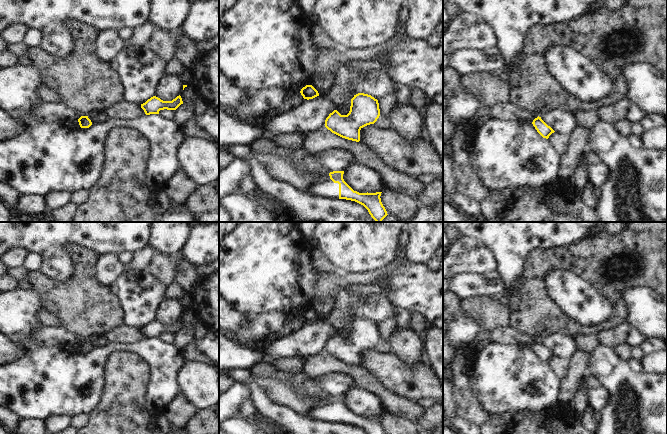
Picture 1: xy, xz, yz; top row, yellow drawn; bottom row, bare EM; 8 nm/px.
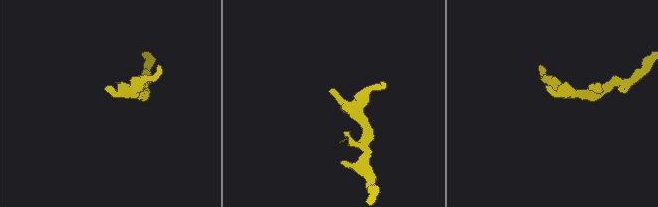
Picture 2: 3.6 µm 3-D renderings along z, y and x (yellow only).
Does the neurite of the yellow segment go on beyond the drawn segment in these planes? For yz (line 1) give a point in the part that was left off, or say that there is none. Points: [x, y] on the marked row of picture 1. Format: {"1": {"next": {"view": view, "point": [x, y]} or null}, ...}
{"1": {"next": null}}

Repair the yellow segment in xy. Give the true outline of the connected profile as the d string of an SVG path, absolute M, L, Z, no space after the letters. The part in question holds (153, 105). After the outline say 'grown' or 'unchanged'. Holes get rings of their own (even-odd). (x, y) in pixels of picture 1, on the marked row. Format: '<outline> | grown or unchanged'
M153 96L145 103L141 104L141 108L146 115L159 114L160 110L176 110L181 104L183 104L181 96L177 96L172 101L163 101L160 98Z | unchanged

